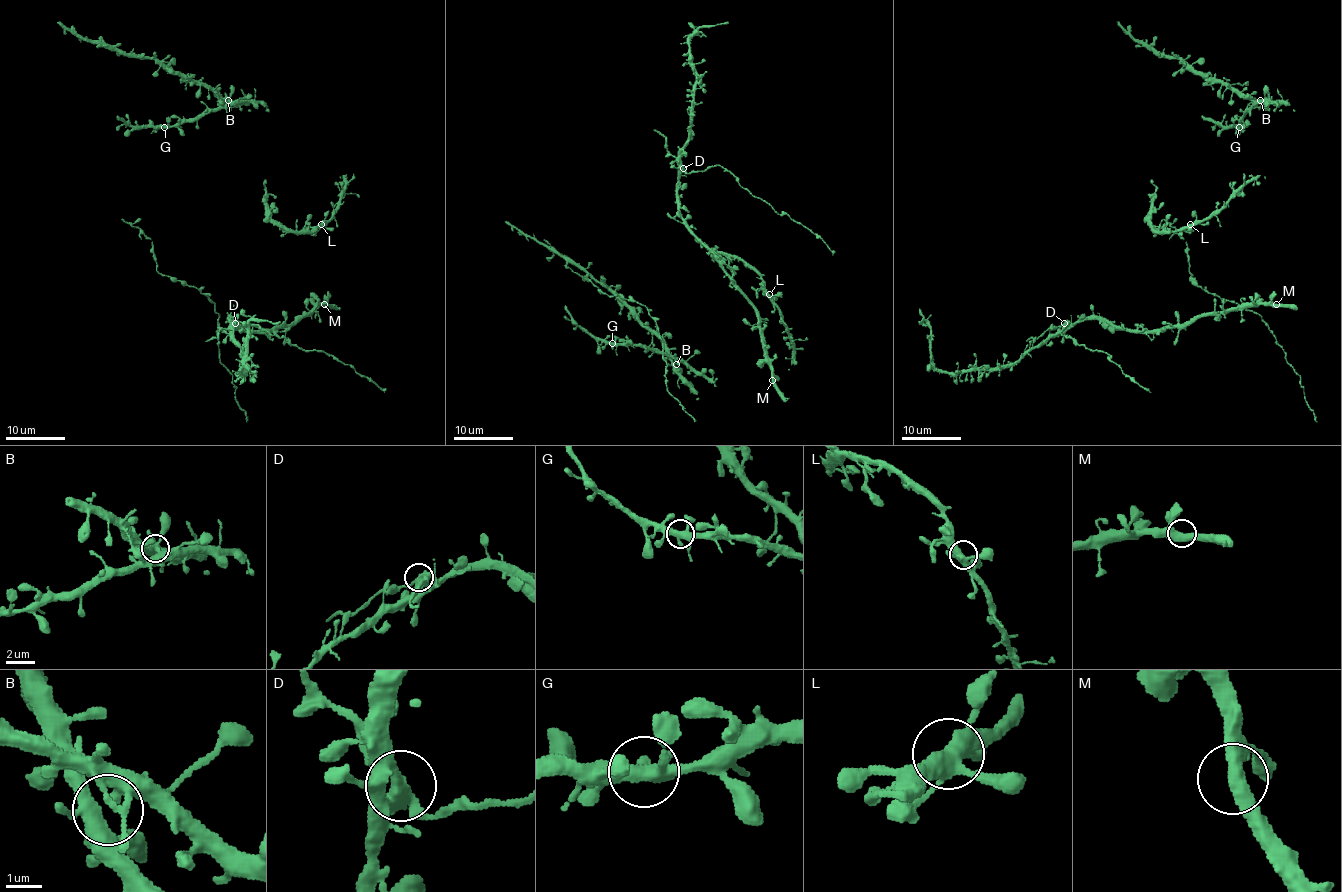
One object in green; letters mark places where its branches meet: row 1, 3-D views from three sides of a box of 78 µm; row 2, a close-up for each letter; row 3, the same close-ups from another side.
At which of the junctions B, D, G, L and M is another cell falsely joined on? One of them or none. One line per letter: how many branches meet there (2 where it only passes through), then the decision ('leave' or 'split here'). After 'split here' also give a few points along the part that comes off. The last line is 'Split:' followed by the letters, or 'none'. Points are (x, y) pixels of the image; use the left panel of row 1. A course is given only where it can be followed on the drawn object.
B: 4 branches meet; leave
D: 4 branches meet; leave
G: 5 branches meet; leave
L: 4 branches meet; leave
M: 3 branches meet; leave
Split: none

